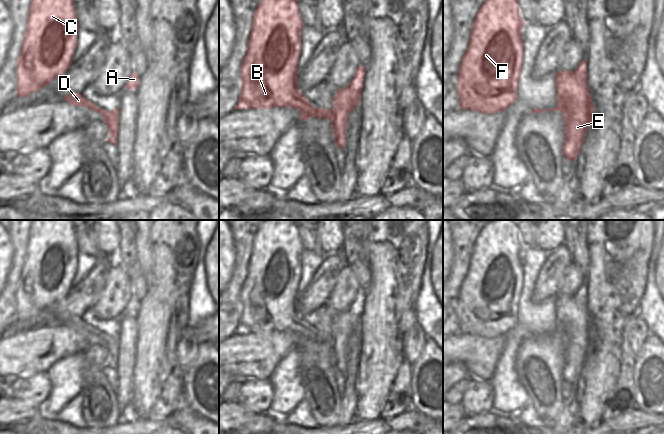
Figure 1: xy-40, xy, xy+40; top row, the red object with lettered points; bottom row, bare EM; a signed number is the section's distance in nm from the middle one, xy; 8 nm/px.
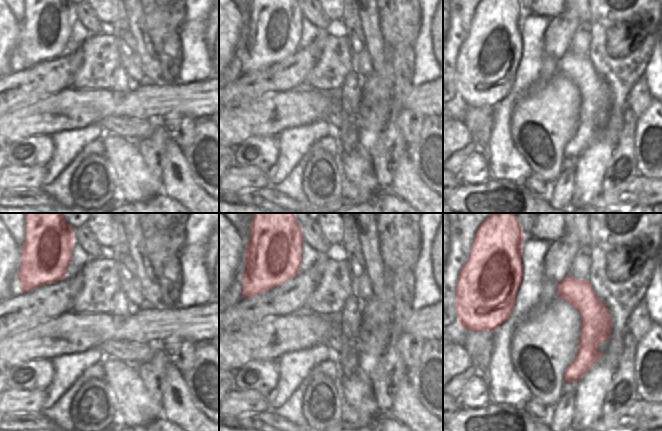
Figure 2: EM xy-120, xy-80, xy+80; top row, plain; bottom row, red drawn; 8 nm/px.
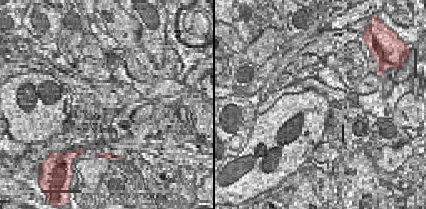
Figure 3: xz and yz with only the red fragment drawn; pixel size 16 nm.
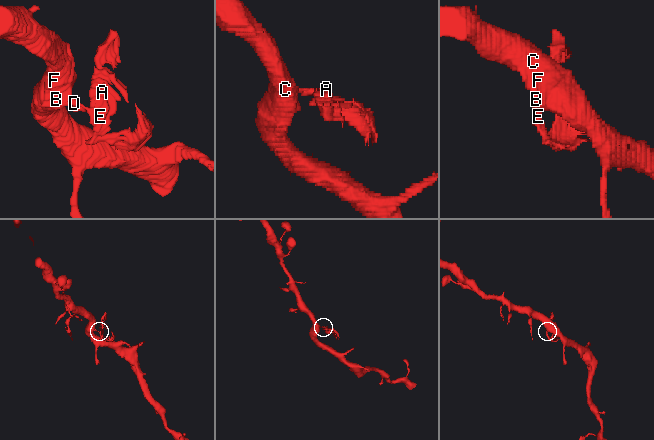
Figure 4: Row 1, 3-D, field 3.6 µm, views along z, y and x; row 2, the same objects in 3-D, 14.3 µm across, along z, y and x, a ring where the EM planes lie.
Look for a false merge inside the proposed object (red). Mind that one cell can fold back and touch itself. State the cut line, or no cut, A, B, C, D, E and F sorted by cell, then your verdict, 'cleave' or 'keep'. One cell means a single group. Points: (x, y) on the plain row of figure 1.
cut in xy along (297, 315), (289, 329); A D E / B C F; cleave

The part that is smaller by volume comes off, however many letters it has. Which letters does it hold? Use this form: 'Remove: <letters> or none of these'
Remove: A, D, E

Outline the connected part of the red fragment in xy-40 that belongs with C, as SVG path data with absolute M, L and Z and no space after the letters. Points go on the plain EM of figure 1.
M33 220L17 284L17 321L38 315L69 293L78 252L71 220Z

